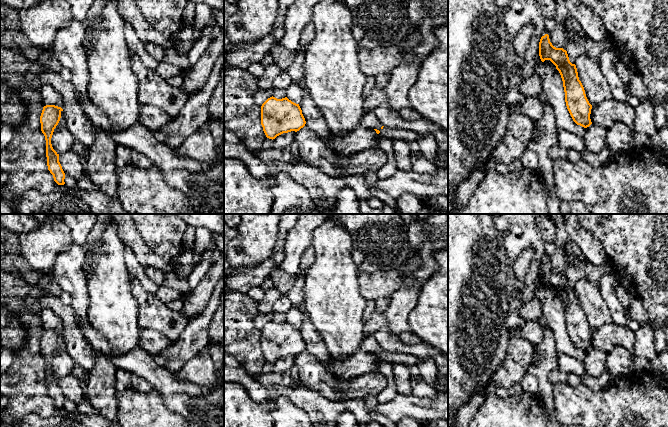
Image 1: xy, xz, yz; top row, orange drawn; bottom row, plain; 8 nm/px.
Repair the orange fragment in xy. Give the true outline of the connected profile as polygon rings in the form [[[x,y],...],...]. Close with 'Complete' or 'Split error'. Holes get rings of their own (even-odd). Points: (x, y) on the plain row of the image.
[[[46,329],[43,331],[40,340],[41,355],[44,358],[46,364],[46,381],[48,394],[53,399],[54,405],[58,409],[65,408],[65,397],[59,386],[59,378],[52,371],[51,362],[54,353],[60,345],[62,335],[63,333],[61,331],[55,329]]]. Complete

